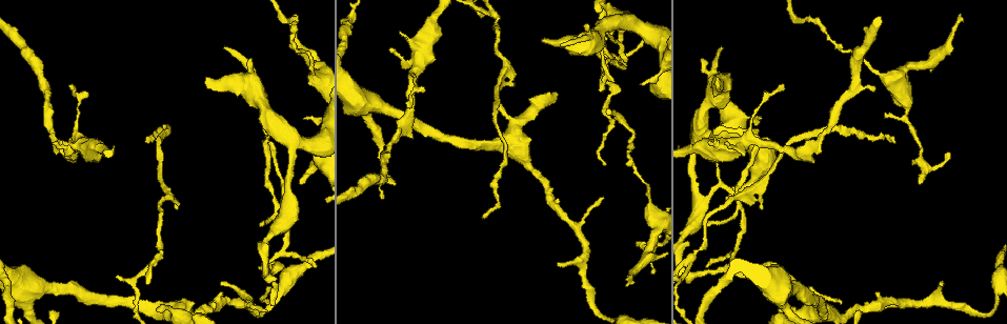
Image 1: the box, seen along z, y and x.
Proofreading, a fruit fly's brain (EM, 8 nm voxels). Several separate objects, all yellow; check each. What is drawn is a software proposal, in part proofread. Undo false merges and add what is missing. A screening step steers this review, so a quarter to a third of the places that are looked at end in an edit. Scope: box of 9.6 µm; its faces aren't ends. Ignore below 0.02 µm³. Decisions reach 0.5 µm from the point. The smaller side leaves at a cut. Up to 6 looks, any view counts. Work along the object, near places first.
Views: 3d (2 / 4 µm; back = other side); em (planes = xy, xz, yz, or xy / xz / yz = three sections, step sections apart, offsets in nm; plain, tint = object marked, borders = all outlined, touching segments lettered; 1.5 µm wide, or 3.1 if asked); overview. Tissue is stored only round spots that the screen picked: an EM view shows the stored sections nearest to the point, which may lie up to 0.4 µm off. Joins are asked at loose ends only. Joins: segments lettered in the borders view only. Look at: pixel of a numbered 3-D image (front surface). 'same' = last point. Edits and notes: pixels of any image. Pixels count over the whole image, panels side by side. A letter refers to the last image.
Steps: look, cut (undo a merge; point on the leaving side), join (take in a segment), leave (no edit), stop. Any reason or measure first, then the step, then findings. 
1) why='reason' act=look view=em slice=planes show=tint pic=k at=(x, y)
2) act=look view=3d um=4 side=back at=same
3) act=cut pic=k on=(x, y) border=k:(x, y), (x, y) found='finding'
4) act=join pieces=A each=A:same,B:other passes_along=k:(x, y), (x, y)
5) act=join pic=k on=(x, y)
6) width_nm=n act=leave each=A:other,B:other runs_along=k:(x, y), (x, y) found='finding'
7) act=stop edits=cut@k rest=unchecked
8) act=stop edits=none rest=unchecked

why='branch stops here' act=look view=em slice=planes show=borders pic=1 at=(637, 243)

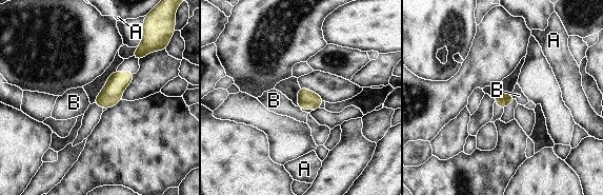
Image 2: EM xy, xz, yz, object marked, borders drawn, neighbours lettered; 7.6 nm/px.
act=leave each=A:other,B:other border=2:(511, 93), (515, 98) found='no lettered segment goes on from it'

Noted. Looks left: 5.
act=look view=3d um=2 pic=1 at=(600, 57)

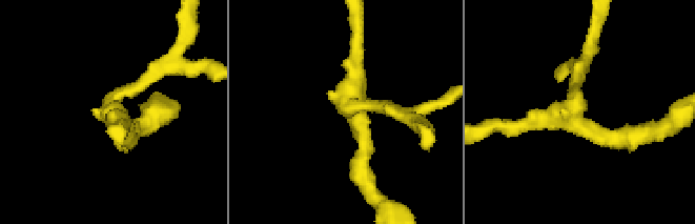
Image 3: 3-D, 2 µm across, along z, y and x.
arms=3 act=look view=em slice=planes show=borders pic=3 at=(352, 100)

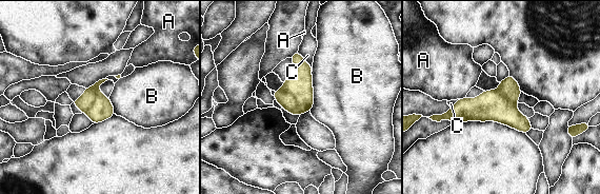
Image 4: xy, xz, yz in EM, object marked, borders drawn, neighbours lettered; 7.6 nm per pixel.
width_nm=200 act=cut pic=4 on=(287, 102) each=A:other,B:other,C:other border=4:(282, 89), (294, 98), (301, 113) found='two cells meet here'

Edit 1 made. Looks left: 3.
act=look view=3d um=2 side=back pic=1 at=(482, 215)

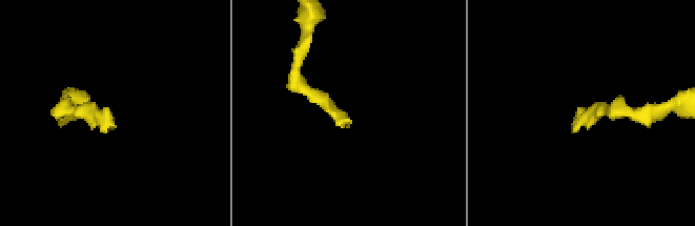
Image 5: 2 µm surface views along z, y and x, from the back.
why='now the EM' act=look view=em slice=planes show=plain pic=5 at=(114, 126)

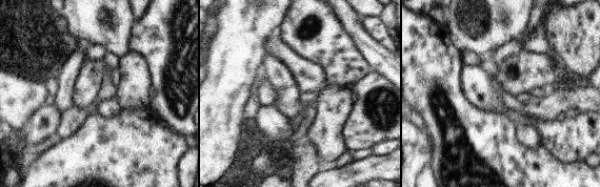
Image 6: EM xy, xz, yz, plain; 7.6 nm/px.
act=look view=em slice=planes show=borders at=same

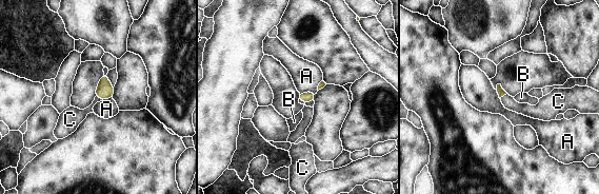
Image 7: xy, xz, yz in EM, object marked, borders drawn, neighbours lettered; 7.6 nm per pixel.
longest_contact=A:140nm act=join pieces=C each=A:other,B:other,C:same passes_along=7:(104, 90), (99, 97), (73, 116) found='the cell continues'

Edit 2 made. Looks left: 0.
act=stop edits=cut@4,join@7 rest=unchecked

